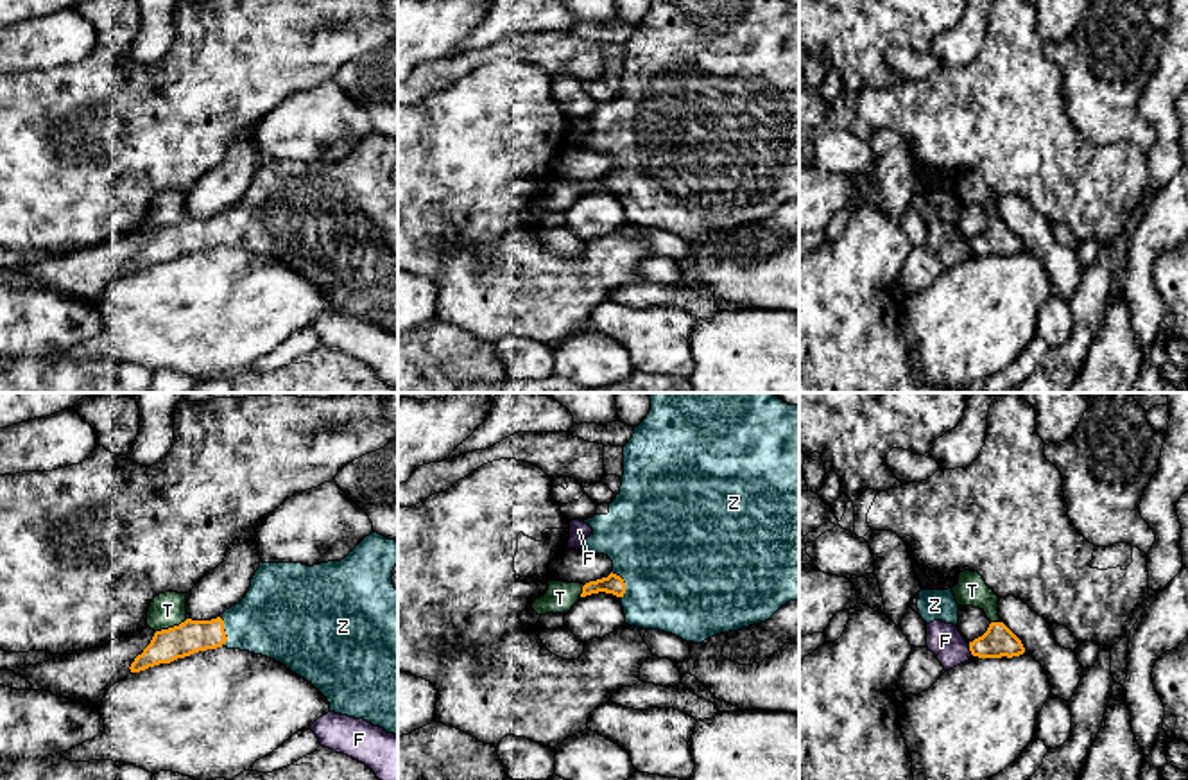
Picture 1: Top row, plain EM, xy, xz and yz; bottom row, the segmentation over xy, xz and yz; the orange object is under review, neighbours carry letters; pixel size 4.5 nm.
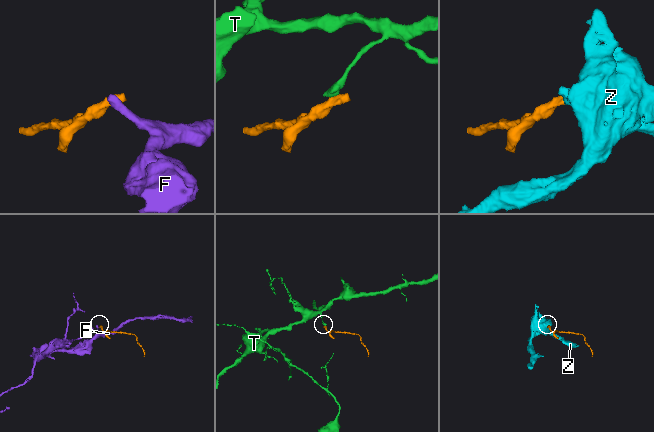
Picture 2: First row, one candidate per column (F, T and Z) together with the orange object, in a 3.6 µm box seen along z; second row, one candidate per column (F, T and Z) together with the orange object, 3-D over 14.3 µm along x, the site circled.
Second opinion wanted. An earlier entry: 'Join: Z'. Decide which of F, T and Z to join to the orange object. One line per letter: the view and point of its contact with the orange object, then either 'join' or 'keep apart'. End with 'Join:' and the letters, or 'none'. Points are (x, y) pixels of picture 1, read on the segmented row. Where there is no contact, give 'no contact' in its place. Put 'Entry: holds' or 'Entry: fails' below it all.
F: yz (970, 650) | keep apart
T: xy (171, 628) | keep apart
Z: xy (224, 632) | join
Join: Z
Entry: holds

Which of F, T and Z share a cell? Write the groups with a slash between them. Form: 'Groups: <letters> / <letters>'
Groups: F / T / Z

